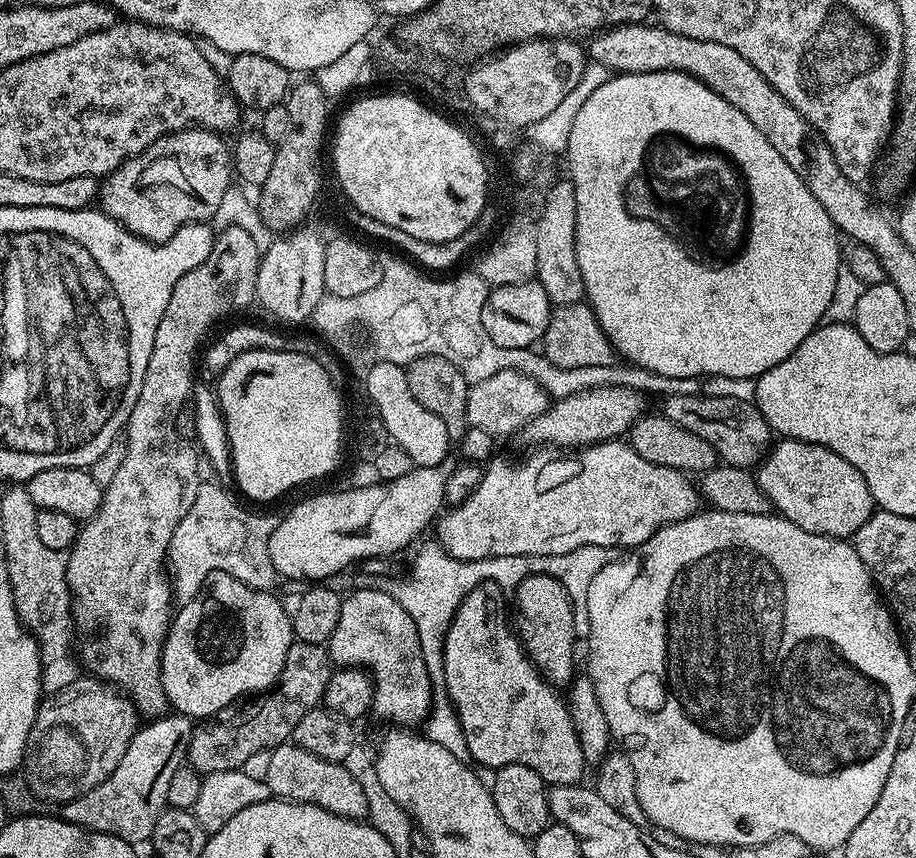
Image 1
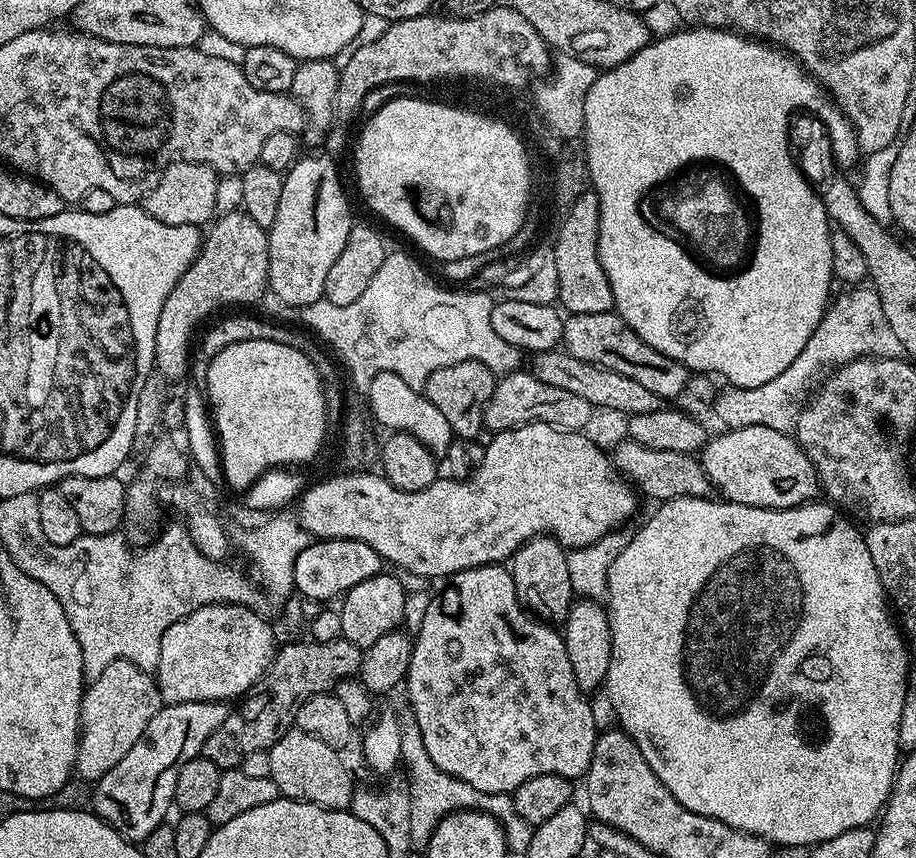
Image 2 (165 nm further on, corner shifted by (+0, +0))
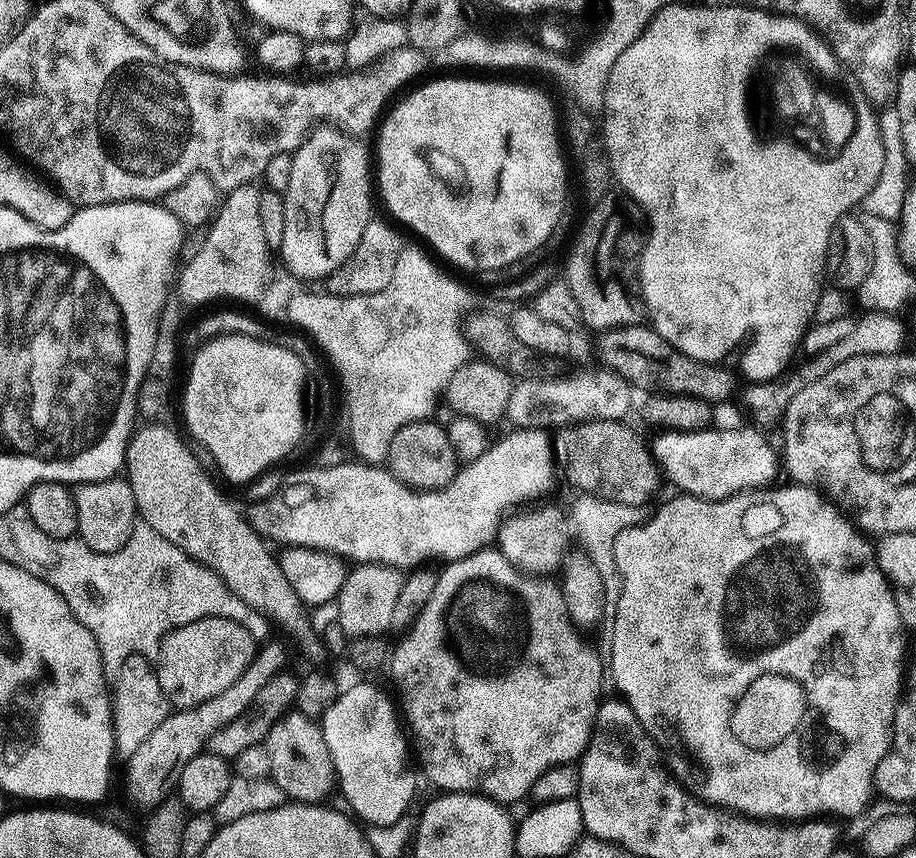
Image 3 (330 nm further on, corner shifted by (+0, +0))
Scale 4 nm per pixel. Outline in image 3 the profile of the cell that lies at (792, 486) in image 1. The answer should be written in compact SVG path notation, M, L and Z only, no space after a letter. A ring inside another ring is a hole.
M724 428L721 432L716 432L717 430L705 430L703 432L670 432L667 430L661 431L659 434L656 434L656 437L653 438L652 442L650 440L650 453L652 455L653 461L662 473L663 479L664 476L669 480L670 483L676 487L676 490L679 490L681 493L690 495L690 496L700 496L703 500L726 500L730 496L736 496L739 492L747 492L749 490L759 490L765 486L771 485L772 480L776 476L776 468L778 472L778 456L772 453L772 448L755 432L752 428Z

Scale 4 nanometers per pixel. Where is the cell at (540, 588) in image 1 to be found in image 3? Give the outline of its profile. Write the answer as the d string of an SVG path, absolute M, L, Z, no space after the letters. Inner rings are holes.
M536 502L505 515L500 521L500 529L496 531L494 541L495 547L511 564L536 576L559 573L570 548L570 524L566 519L565 509L563 512L556 504L542 503L544 502Z

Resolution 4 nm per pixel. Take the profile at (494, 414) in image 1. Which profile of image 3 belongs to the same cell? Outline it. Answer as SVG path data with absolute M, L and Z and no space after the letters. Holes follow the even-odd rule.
M603 366L597 367L598 370L595 372L594 369L588 368L585 372L572 372L565 380L544 380L545 378L537 378L534 380L516 380L512 385L512 393L510 394L510 406L508 407L508 415L506 417L507 423L512 423L517 429L523 430L525 428L543 428L545 430L559 430L565 426L573 424L581 424L584 420L619 420L623 421L624 416L632 408L632 395L634 395L634 389L631 384L621 378L617 372L613 372L612 369Z

